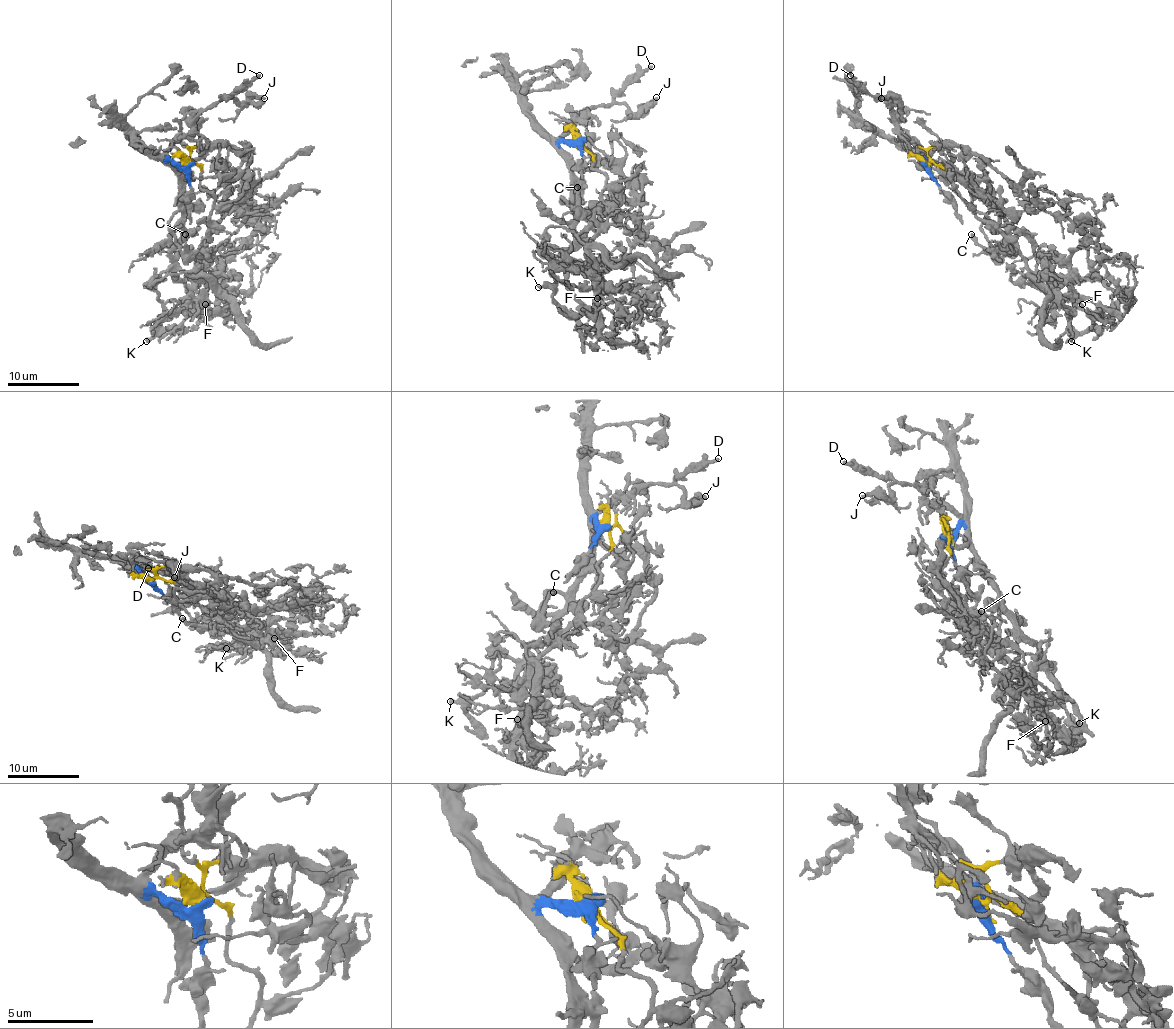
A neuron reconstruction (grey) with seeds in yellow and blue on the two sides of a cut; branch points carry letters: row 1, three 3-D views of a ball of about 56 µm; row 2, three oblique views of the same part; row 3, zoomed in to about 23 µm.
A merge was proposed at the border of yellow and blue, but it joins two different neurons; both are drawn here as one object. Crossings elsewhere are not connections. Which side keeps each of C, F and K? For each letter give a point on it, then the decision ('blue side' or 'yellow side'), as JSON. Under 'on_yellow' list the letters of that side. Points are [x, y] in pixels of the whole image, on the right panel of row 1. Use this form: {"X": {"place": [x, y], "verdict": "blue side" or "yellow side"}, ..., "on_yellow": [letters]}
{"C": {"place": [971, 234], "verdict": "blue side"}, "F": {"place": [1082, 304], "verdict": "yellow side"}, "K": {"place": [1071, 341], "verdict": "blue side"}, "on_yellow": ["F"]}

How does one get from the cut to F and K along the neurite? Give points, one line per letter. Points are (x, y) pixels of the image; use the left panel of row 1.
F: (187, 165), (200, 168), (200, 186), (214, 199), (198, 271), (216, 292), (218, 309), (205, 303)
K: (187, 165), (167, 161), (178, 174), (180, 240), (155, 283), (162, 310), (158, 328), (146, 341)

